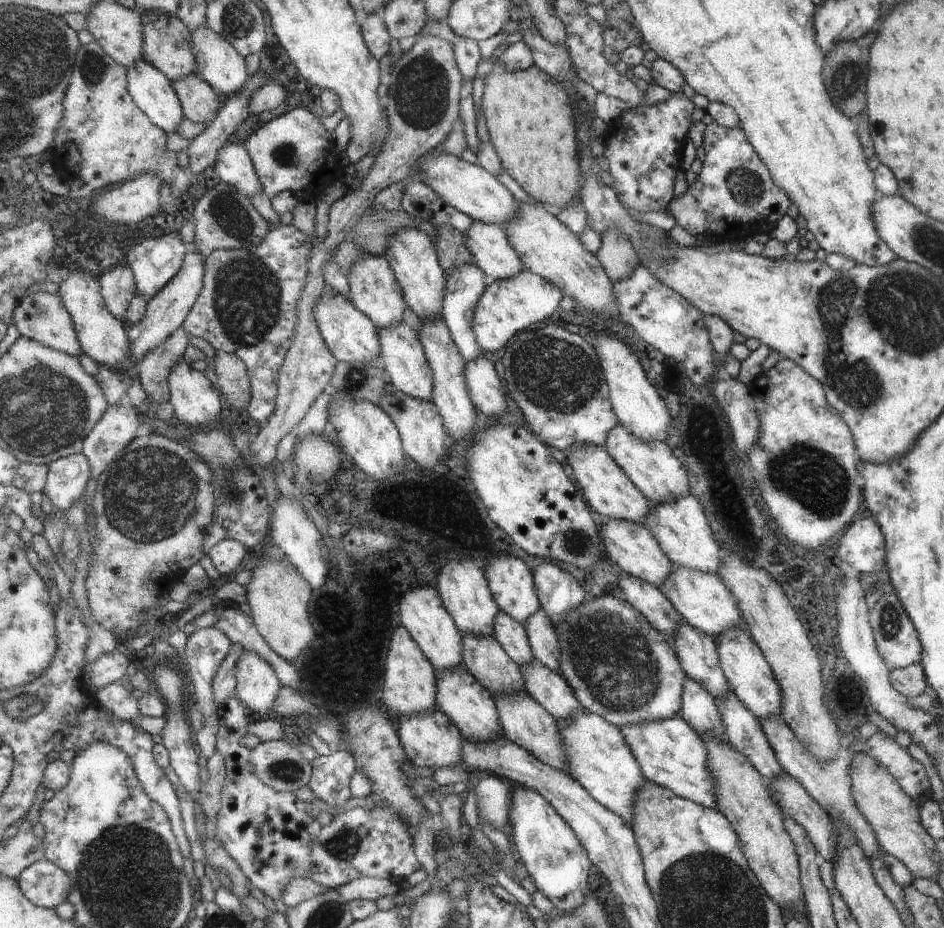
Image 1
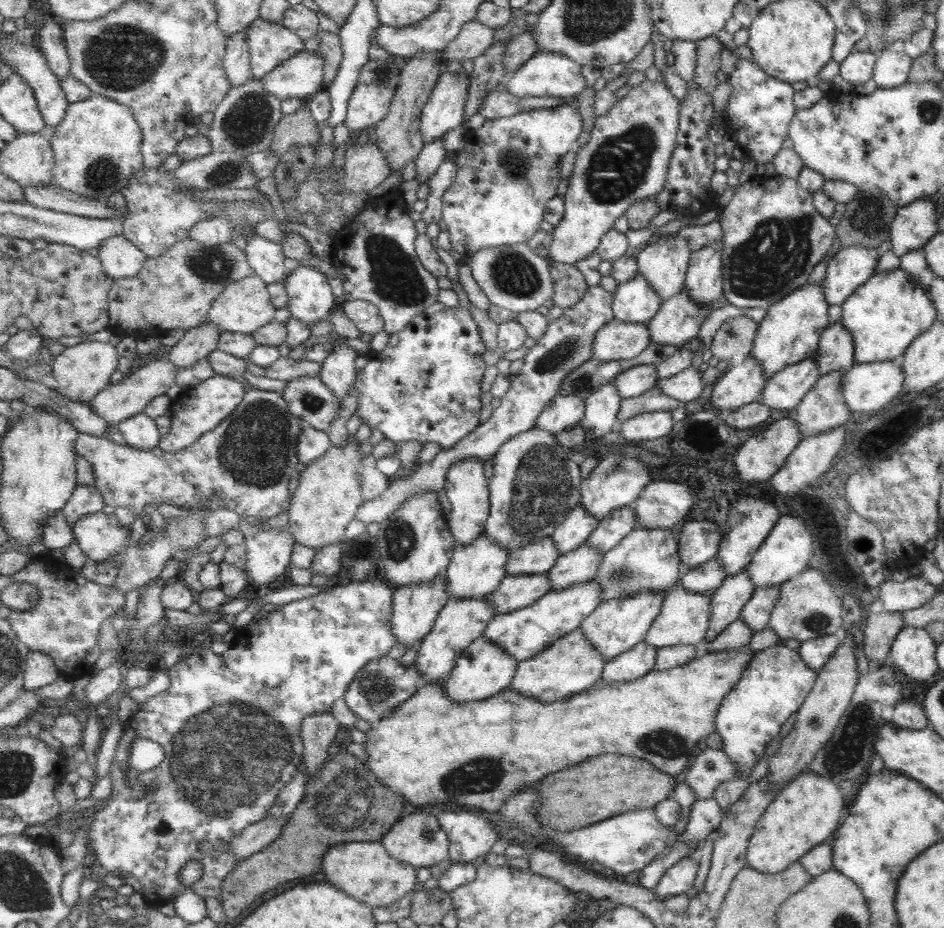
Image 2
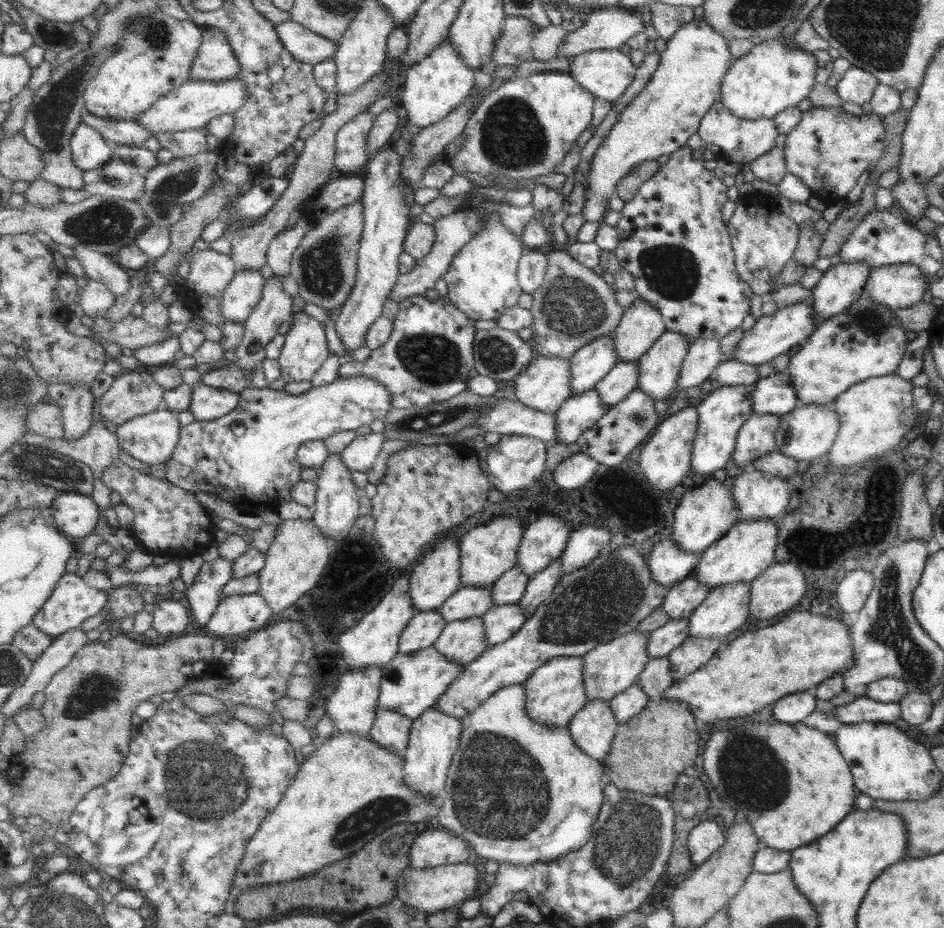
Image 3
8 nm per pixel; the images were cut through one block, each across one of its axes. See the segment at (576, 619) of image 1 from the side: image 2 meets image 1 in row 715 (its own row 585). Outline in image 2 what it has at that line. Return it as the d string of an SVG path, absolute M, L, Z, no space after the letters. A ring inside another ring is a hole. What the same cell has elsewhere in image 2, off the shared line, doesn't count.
M662 527L636 528L610 552L605 553L595 582L601 586L601 603L637 596L641 592L668 592L680 583L682 567L680 544L669 529Z

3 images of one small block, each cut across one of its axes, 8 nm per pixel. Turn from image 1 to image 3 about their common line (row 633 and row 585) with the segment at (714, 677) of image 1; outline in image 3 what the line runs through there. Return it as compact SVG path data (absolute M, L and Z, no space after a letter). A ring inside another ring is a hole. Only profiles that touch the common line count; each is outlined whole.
M691 575L669 590L661 607L673 620L688 619L708 592L709 588L699 584Z

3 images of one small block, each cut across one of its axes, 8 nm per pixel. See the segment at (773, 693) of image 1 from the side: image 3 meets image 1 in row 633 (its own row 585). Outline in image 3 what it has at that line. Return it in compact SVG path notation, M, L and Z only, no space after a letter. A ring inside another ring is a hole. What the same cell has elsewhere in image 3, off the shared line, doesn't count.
M743 582L709 589L704 600L693 609L689 634L693 638L719 640L737 630L747 618L747 586Z

